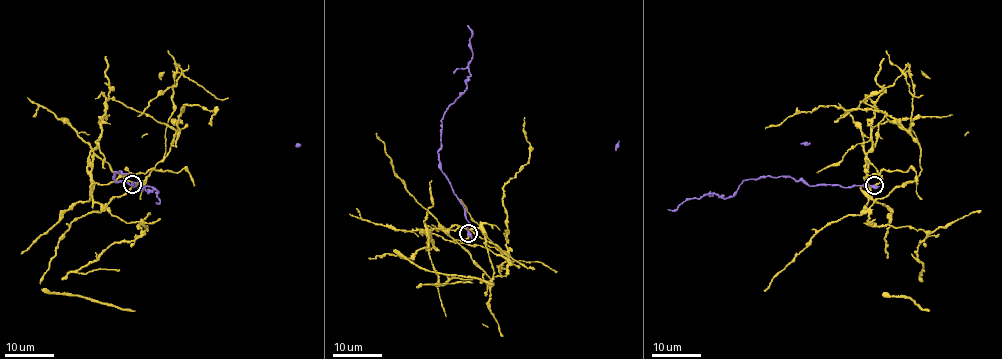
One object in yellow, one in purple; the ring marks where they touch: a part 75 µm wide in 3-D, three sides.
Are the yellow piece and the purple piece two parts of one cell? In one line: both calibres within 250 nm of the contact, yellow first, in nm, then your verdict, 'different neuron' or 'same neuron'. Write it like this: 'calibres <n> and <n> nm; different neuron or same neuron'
calibres 190 and 550 nm; different neuron

